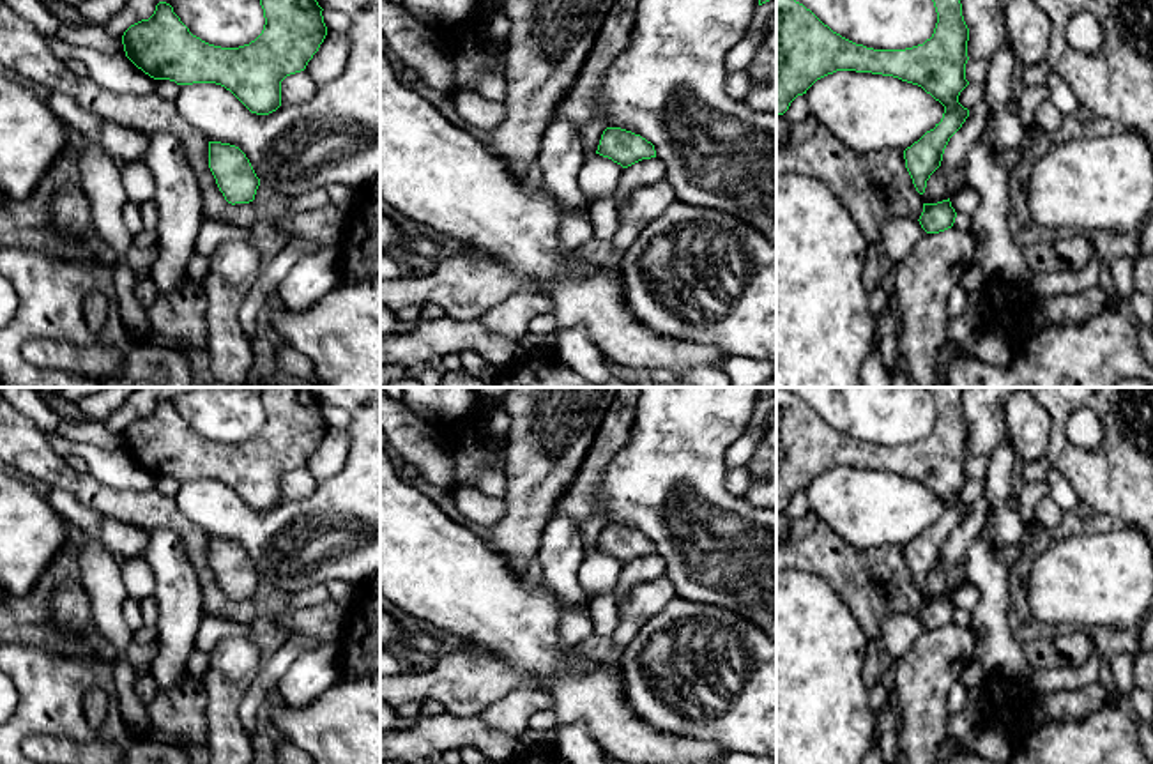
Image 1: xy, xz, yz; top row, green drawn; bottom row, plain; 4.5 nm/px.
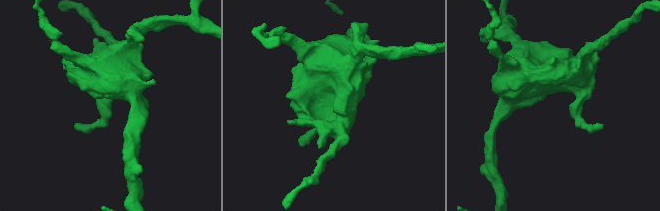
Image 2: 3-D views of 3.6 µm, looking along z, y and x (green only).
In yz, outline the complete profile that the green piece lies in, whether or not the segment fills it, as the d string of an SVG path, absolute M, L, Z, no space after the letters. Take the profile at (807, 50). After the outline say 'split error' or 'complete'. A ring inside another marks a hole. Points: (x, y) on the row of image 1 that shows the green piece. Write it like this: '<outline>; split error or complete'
M776 0L776 115L783 115L790 103L806 94L821 78L836 71L872 73L893 76L921 87L944 106L944 113L934 129L904 150L905 168L920 195L927 180L941 166L950 138L962 127L969 110L958 103L960 92L969 85L966 80L969 28L962 16L960 0L932 0L937 23L930 39L905 50L874 50L856 44L824 25L810 9L796 0Z; complete

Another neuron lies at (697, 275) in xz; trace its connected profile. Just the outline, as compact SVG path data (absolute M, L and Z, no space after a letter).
M676 200L638 233L619 269L631 313L654 332L718 347L729 357L776 361L776 244L736 216Z

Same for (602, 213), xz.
M615 195L608 198L594 200L585 214L594 228L594 239L612 241L619 230L619 214L615 207Z

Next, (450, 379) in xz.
M442 371L439 387L488 387L481 378L469 371Z

